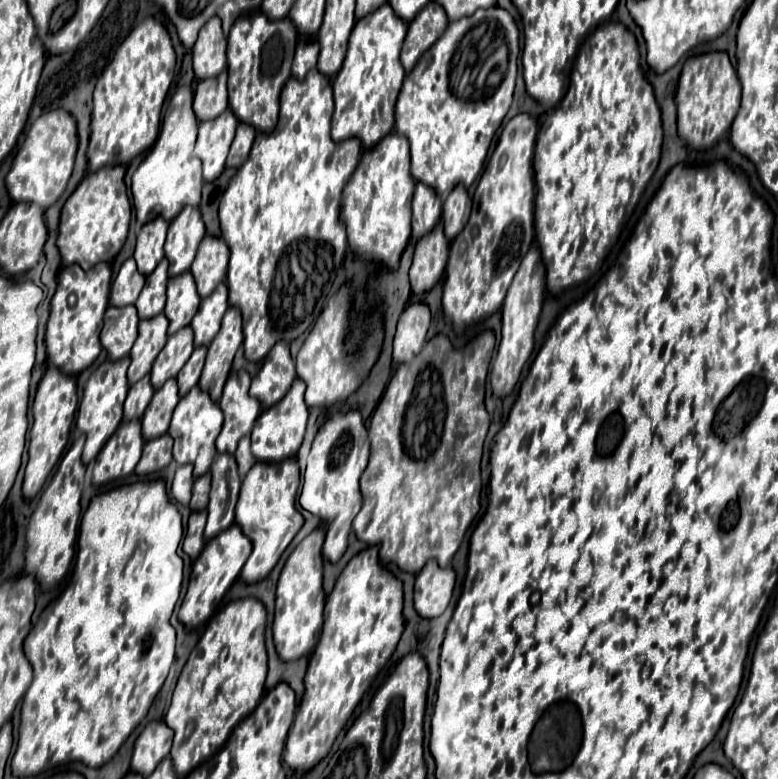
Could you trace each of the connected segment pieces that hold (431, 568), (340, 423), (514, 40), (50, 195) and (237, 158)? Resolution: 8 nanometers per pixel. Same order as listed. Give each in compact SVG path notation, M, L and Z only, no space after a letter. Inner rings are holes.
M437 562L425 564L415 580L415 610L421 618L437 618L447 608L455 586L451 566L439 568Z
M349 410L347 414L327 420L319 428L313 440L313 448L307 456L307 468L303 474L303 490L299 496L299 504L311 514L319 516L323 522L327 522L323 556L331 562L337 562L347 548L351 522L361 508L359 476L363 474L367 460L369 460L367 430L357 410Z
M493 6L487 10L479 8L473 16L451 22L443 36L419 58L415 68L405 76L395 106L395 132L403 134L409 140L411 174L417 182L429 184L437 194L447 194L455 188L455 184L473 184L483 168L493 134L512 104L519 54L519 29L515 20L507 10ZM483 20L487 20L487 24L493 24L497 32L505 32L503 40L507 50L499 46L497 54L487 60L487 74L491 74L491 84L485 84L485 88L481 88L477 100L463 102L449 92L449 60L461 36L471 26Z
M49 110L47 114L41 114L29 128L23 146L17 150L13 158L13 166L5 178L9 196L15 202L35 202L43 208L49 208L65 190L73 160L77 152L77 126L75 118L63 110Z
M239 124L237 126L237 136L235 136L233 144L231 144L227 166L239 168L247 160L251 144L253 144L253 138L255 138L255 128L253 126L249 126L249 124Z

